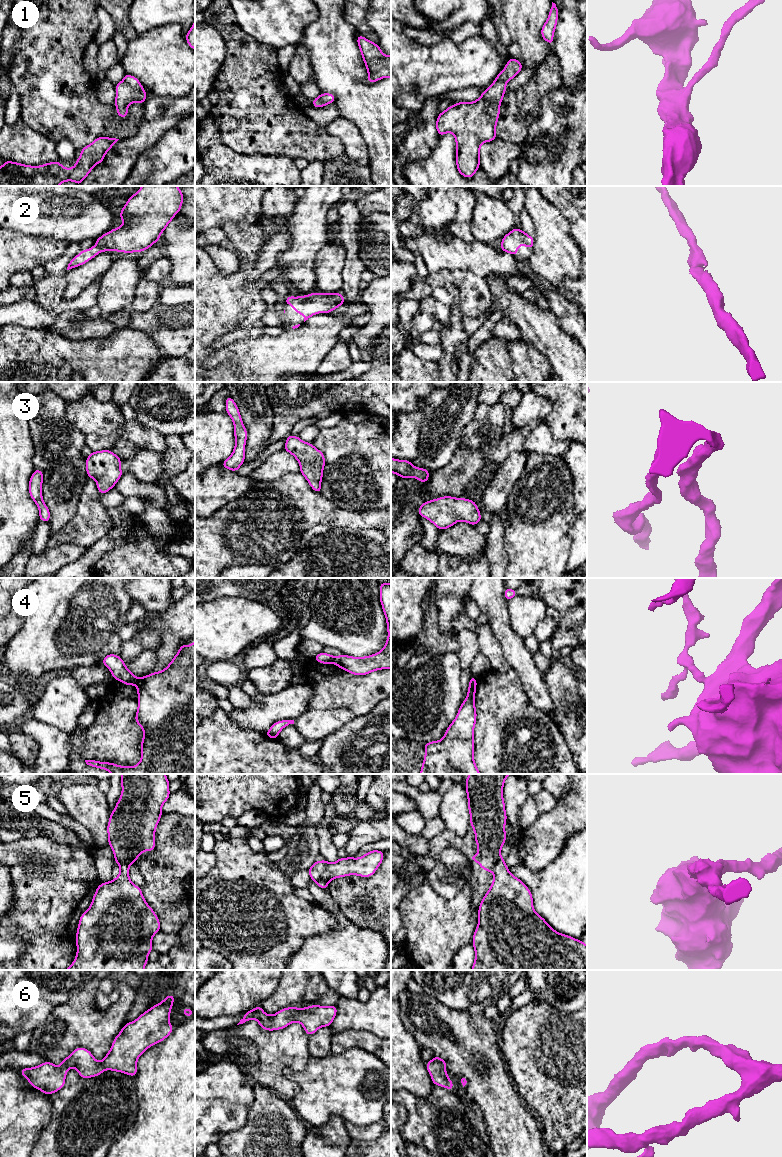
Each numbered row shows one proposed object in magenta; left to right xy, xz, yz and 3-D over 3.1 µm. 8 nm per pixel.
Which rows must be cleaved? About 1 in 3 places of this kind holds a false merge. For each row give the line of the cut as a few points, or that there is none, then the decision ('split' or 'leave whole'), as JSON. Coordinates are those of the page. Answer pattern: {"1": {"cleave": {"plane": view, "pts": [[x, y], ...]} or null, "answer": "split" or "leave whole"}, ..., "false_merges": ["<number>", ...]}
{"1": {"cleave": null, "answer": "leave whole"}, "2": {"cleave": null, "answer": "leave whole"}, "3": {"cleave": null, "answer": "leave whole"}, "4": {"cleave": {"plane": "xy", "pts": [[139, 679], [135, 684]]}, "answer": "split"}, "5": {"cleave": {"plane": "yz", "pts": [[500, 857], [493, 872]]}, "answer": "split"}, "6": {"cleave": null, "answer": "leave whole"}, "false_merges": ["4", "5"]}

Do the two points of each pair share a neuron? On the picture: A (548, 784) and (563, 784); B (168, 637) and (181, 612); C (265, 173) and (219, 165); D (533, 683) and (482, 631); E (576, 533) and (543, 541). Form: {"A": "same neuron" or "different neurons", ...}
{"A": "same neuron", "B": "different neurons", "C": "same neuron", "D": "different neurons", "E": "different neurons"}

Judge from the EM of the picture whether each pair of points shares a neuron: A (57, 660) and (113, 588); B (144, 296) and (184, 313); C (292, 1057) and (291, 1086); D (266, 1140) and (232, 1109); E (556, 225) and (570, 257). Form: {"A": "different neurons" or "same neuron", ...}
{"A": "same neuron", "B": "different neurons", "C": "same neuron", "D": "different neurons", "E": "same neuron"}

